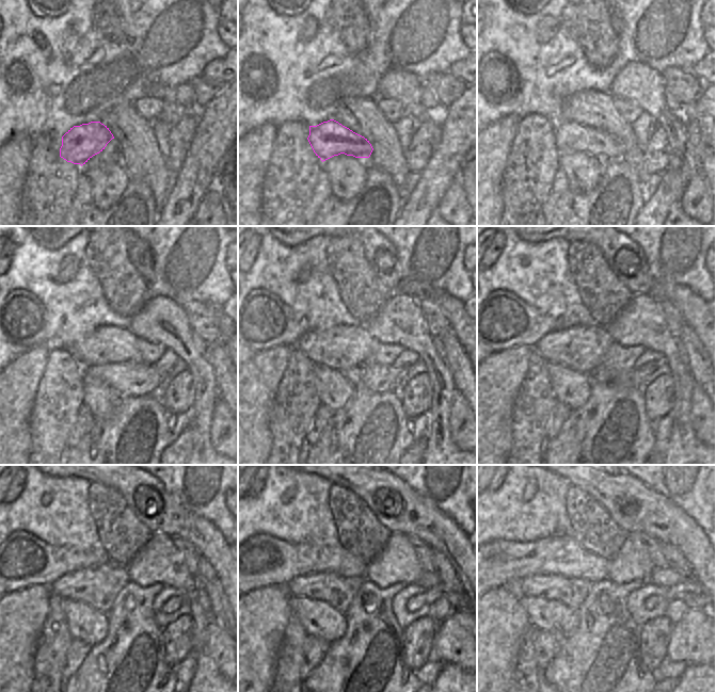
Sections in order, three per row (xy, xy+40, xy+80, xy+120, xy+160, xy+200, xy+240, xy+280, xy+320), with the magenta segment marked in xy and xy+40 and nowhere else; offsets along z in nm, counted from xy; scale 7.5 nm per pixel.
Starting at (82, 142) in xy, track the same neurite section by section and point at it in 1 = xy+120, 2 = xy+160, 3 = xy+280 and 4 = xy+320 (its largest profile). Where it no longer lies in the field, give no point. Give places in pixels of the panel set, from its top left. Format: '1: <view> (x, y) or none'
1: xy+120 (128, 379)
2: xy+160 (377, 377)
3: xy+280 (439, 591)
4: xy+320 (690, 592)

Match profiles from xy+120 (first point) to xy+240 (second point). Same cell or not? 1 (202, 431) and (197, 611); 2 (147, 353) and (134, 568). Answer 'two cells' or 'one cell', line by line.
1: one cell
2: two cells

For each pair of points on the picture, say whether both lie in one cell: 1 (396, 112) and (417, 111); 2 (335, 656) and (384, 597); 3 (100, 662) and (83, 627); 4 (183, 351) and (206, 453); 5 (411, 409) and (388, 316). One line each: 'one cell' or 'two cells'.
1: two cells
2: one cell
3: two cells
4: one cell
5: two cells

